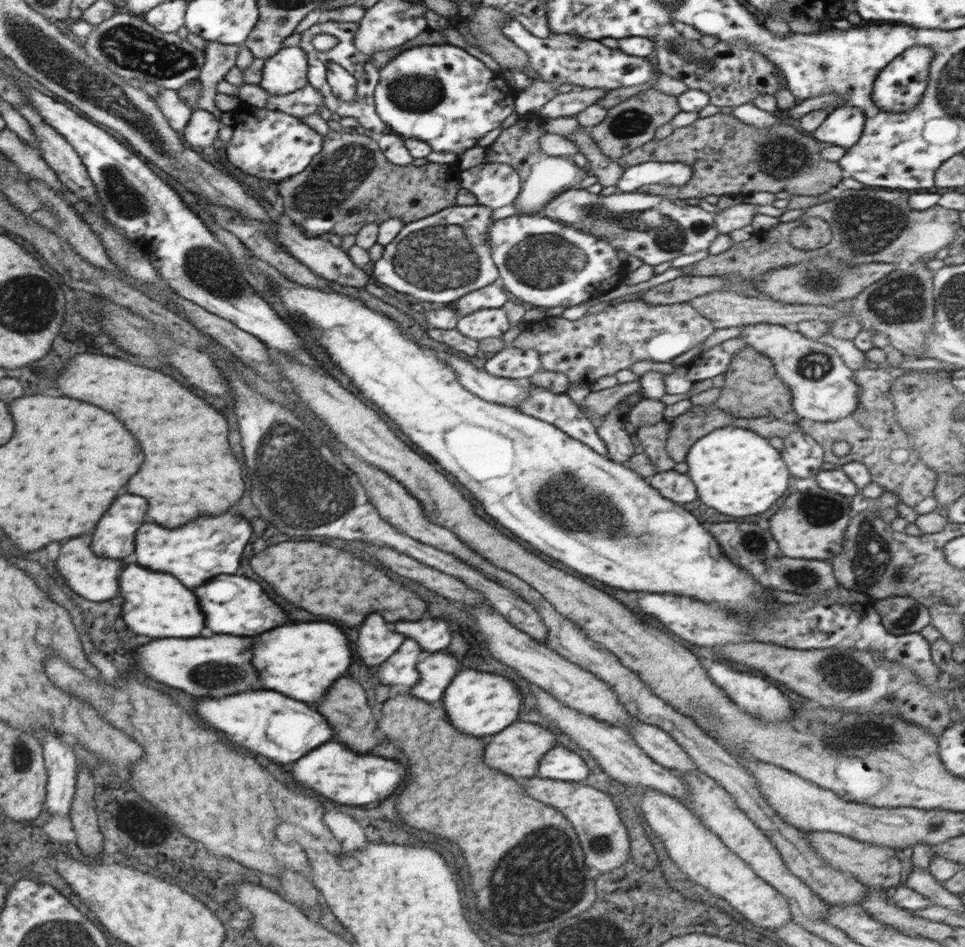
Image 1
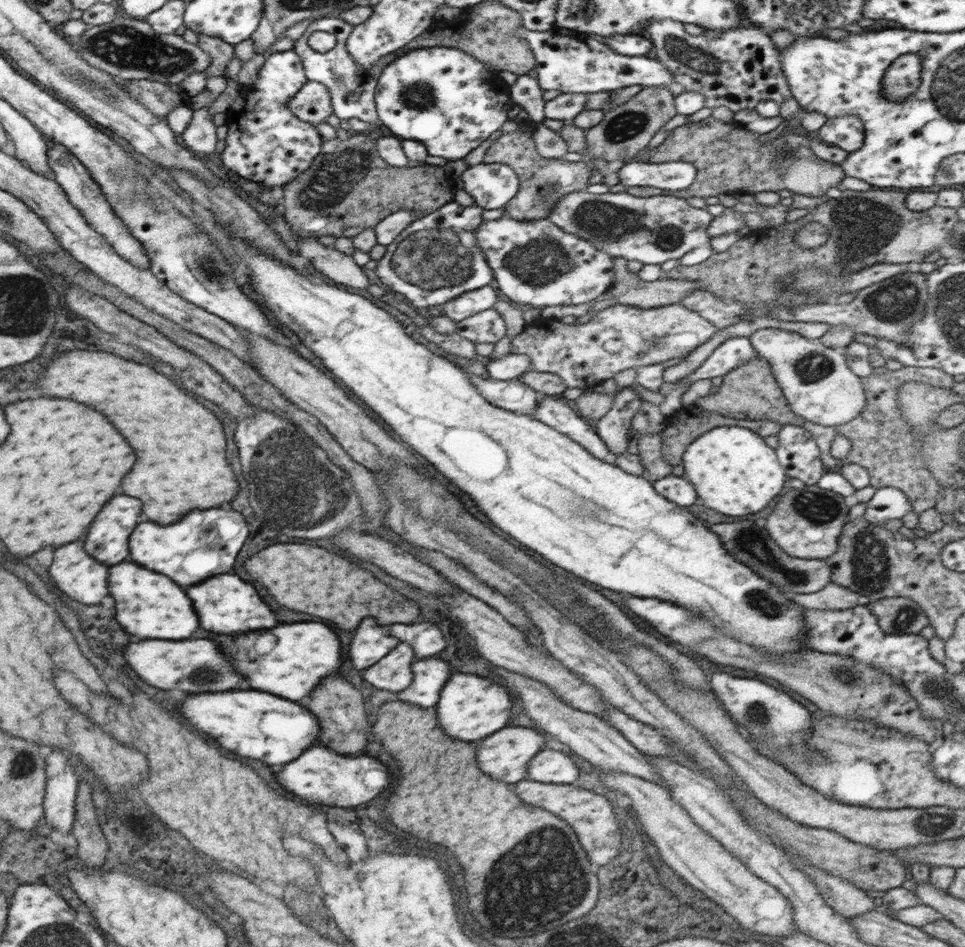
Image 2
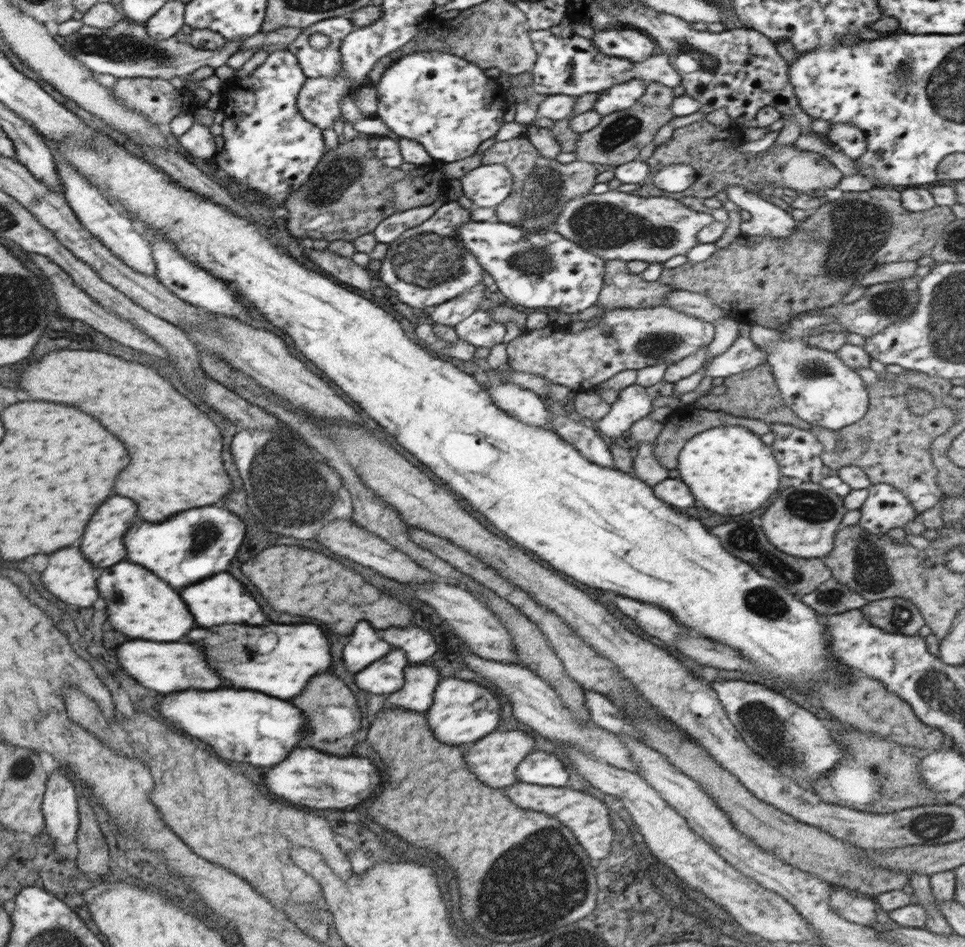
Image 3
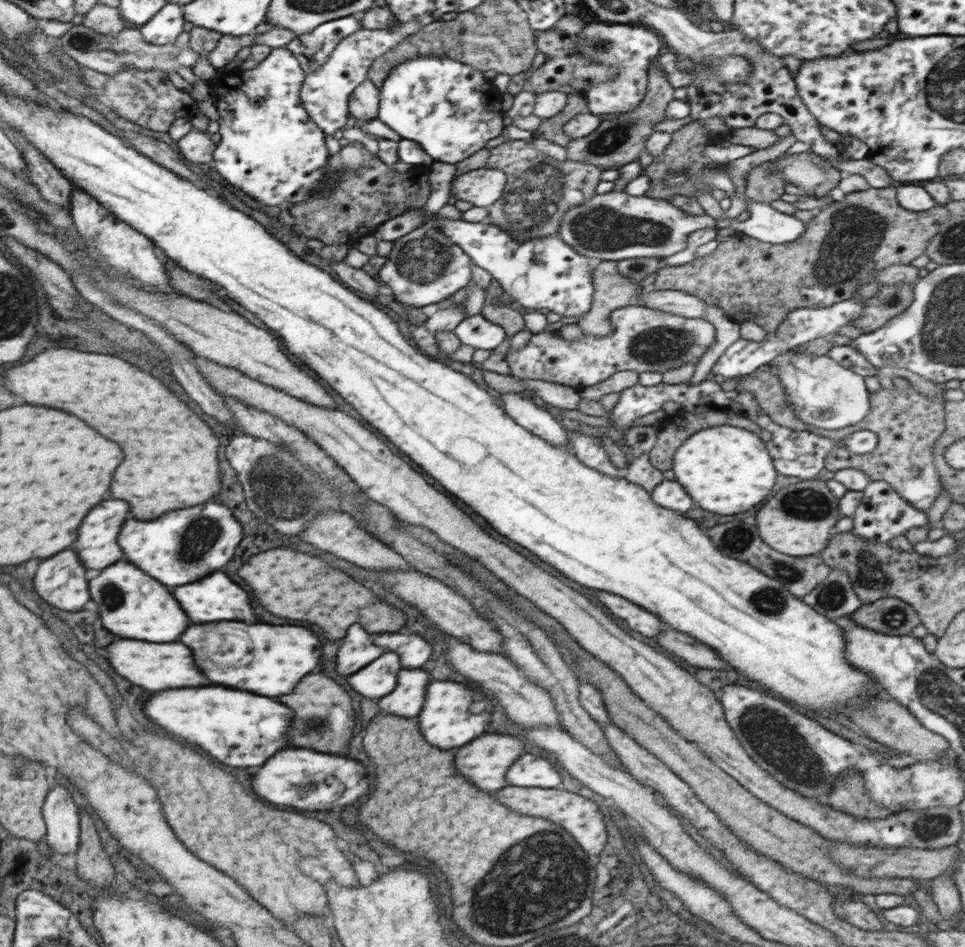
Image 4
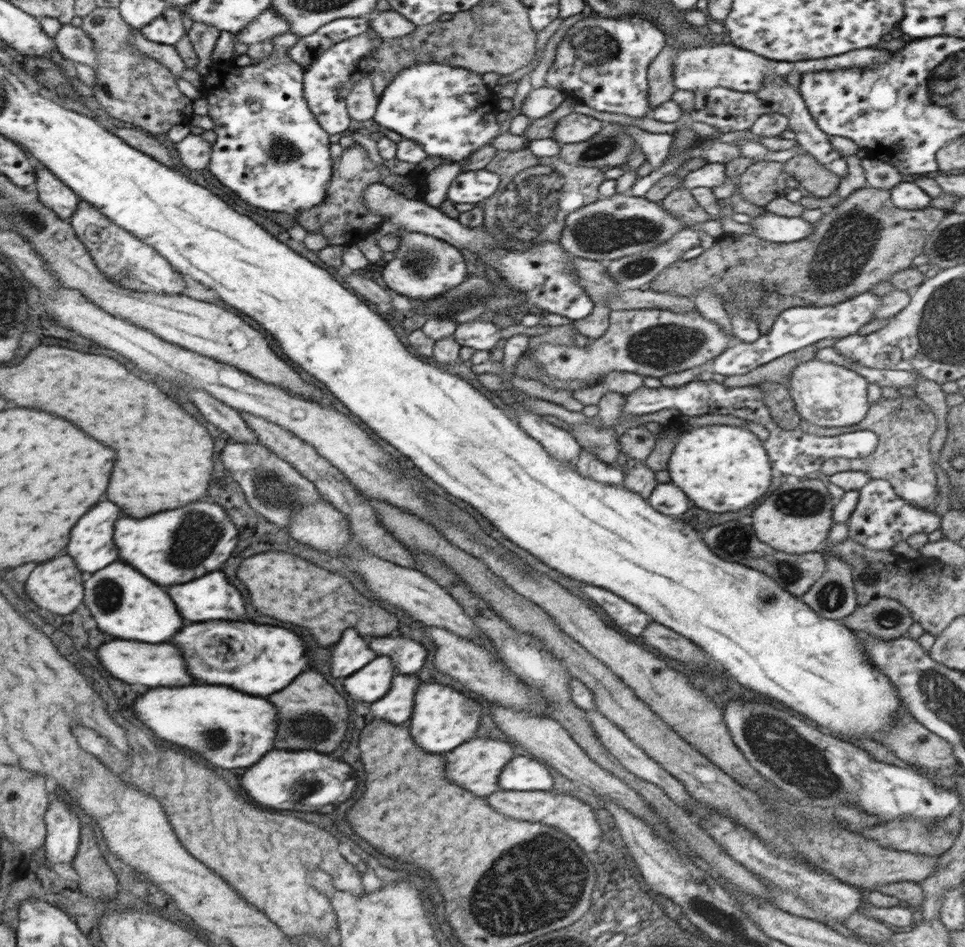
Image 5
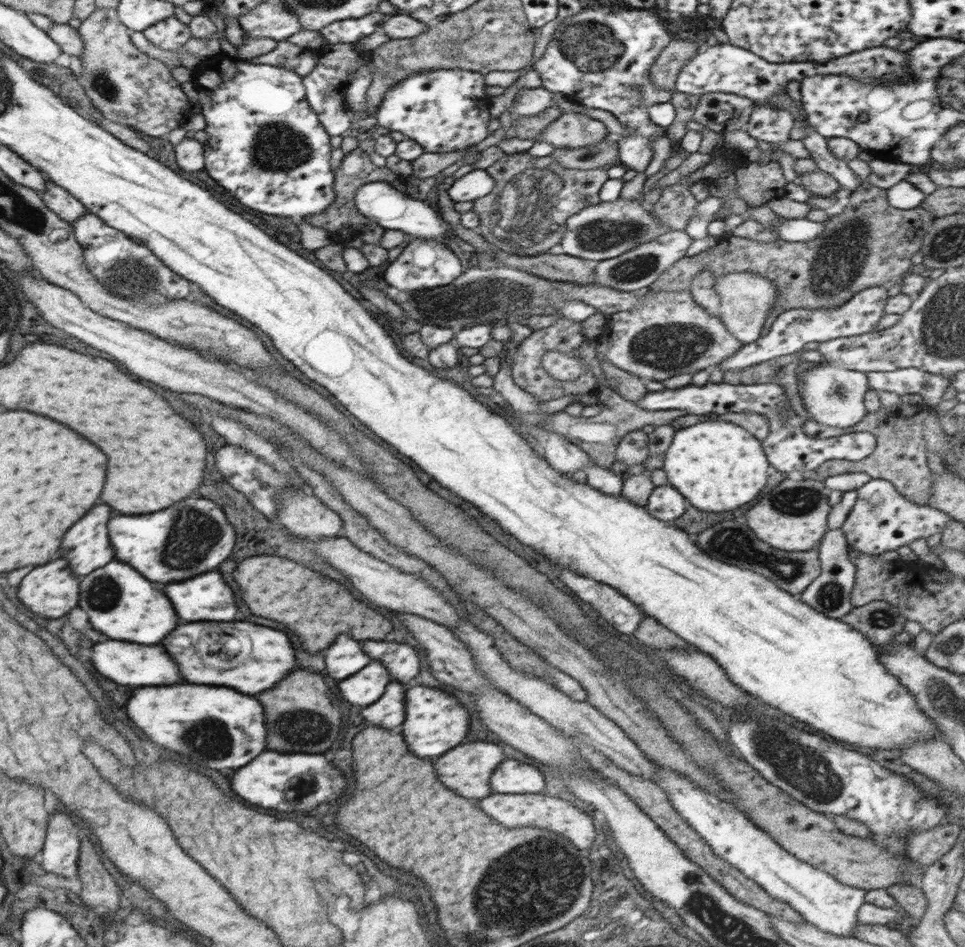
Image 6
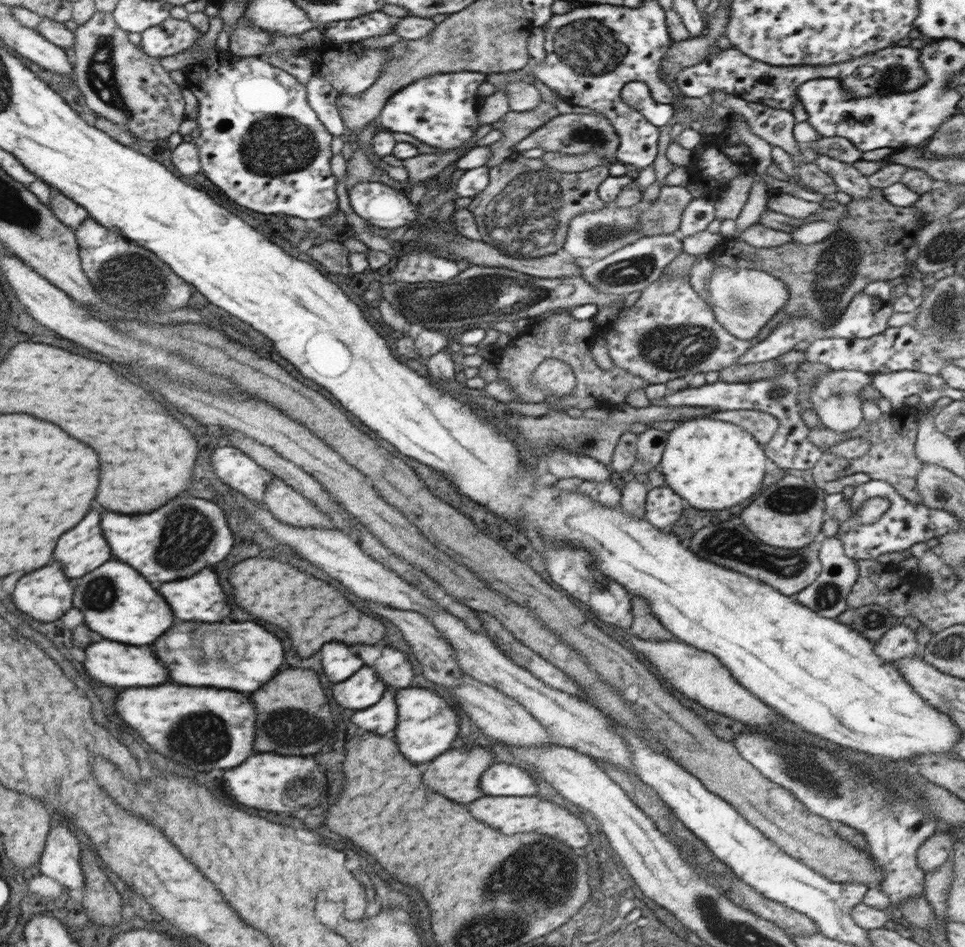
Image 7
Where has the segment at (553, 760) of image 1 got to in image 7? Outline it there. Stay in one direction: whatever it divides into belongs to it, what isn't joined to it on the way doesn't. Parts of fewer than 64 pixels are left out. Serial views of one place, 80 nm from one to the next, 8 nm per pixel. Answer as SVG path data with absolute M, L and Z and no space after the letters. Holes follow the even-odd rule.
M493 764L480 777L480 790L486 796L523 797L536 795L540 780L530 771L512 764Z

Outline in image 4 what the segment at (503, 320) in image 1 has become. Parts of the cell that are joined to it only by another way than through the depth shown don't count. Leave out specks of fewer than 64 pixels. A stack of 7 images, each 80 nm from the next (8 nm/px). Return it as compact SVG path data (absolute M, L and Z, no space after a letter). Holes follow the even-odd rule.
M480 313L461 320L453 331L462 345L472 346L477 350L492 351L507 336L504 328L490 322Z

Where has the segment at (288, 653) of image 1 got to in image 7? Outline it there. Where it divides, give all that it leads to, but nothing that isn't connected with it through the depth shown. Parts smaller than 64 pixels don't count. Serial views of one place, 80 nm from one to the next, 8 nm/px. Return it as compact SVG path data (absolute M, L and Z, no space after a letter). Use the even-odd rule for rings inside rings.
M182 622L178 626L172 626L172 630L168 630L168 634L160 638L160 642L154 642L152 650L160 654L160 662L164 662L164 666L170 670L170 678L174 682L186 686L226 688L236 692L258 690L264 684L264 680L270 680L284 664L282 642L272 632L252 622L230 622L230 624ZM186 638L190 638L190 644L202 650L204 664L194 664L190 654L186 654Z

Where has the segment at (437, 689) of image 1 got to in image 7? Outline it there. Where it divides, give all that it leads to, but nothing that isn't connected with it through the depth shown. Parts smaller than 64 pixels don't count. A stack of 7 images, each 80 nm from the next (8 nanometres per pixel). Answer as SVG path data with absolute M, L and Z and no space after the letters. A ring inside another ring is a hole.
M387 688L380 701L352 714L350 720L358 726L359 733L375 732L380 736L392 733L398 719L396 691L396 689Z

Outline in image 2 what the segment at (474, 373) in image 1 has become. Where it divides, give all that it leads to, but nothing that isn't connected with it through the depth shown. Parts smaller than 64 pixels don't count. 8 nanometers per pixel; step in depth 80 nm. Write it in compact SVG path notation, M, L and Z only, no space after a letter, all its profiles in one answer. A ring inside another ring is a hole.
M464 373L469 376L476 390L494 406L528 416L536 412L539 394L518 379L483 379L480 375Z

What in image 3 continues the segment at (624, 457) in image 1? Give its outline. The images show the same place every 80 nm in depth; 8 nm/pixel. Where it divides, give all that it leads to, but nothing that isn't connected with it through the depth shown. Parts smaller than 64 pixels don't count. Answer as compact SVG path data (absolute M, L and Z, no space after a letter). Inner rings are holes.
M664 379L653 386L632 385L618 392L618 398L611 404L610 411L595 426L606 438L618 438L641 418L654 409L653 402L657 397L673 396L675 382Z

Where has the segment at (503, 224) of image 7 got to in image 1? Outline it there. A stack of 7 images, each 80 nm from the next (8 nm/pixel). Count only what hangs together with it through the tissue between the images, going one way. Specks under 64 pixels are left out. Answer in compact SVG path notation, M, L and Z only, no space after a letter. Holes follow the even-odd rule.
M528 118L524 128L520 120L515 125L505 128L487 147L486 163L504 163L513 166L521 178L521 191L513 202L514 208L518 209L518 215L542 214L543 208L552 198L570 188L579 188L580 182L590 175L585 168L576 165L572 157L552 156L542 152L539 138L546 132L545 125L540 126L536 118Z

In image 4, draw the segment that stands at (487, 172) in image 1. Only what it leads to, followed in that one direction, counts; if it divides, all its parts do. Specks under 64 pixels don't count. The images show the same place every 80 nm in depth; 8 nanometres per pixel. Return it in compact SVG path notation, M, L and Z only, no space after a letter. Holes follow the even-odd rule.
M479 168L455 177L451 194L474 207L490 208L505 189L506 175L498 168Z

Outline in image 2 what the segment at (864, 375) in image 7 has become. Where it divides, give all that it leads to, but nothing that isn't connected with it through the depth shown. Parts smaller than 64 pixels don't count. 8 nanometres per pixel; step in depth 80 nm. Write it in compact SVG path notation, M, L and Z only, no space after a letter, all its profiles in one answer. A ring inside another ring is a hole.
M761 328L748 338L756 355L771 365L778 386L798 417L822 426L842 426L854 420L867 405L863 382L846 364L842 348L829 348L820 340L776 328Z

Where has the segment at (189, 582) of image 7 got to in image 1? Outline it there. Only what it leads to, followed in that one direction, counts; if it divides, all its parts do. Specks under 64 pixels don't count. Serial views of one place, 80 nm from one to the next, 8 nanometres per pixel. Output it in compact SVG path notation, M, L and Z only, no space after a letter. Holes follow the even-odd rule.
M230 574L216 576L212 582L198 586L196 596L206 616L206 628L210 628L216 634L256 636L256 634L262 634L270 628L276 628L288 622L284 610L280 610L280 606L274 604L268 598L268 594L264 594L262 586L242 576L230 576Z

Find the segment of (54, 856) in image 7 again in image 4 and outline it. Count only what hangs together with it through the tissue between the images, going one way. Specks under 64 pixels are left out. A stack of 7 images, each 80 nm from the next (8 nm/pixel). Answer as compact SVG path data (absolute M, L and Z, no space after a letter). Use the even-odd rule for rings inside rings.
M56 783L54 789L49 790L43 804L43 818L46 820L48 846L58 854L74 854L78 851L78 834L81 834L81 818L78 818L78 806L74 804L70 792Z

